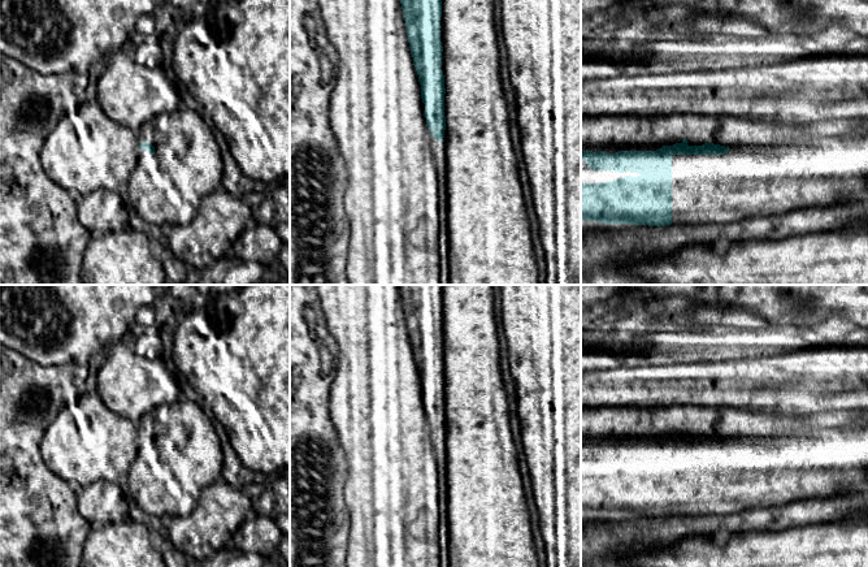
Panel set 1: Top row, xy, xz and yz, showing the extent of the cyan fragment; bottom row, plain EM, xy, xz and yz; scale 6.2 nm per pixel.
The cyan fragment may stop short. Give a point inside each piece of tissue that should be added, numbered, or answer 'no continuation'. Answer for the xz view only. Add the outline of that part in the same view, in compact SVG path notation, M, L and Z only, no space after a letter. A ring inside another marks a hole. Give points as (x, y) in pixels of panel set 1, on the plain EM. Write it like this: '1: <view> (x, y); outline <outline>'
1: xz (485, 522); outline M440 285L440 360L444 367L446 421L442 433L429 425L438 464L440 567L539 567L530 511L518 472L517 449L509 427L509 408L500 369L500 343L494 313L495 285Z

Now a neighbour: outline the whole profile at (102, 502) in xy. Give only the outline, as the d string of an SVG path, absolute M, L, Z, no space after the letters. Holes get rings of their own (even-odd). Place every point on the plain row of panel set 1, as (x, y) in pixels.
M97 480L77 488L77 503L79 514L94 527L129 518L130 498L122 481Z

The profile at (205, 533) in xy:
M220 480L200 492L190 515L166 520L169 540L187 558L211 563L230 547L233 534L253 512L247 489Z

